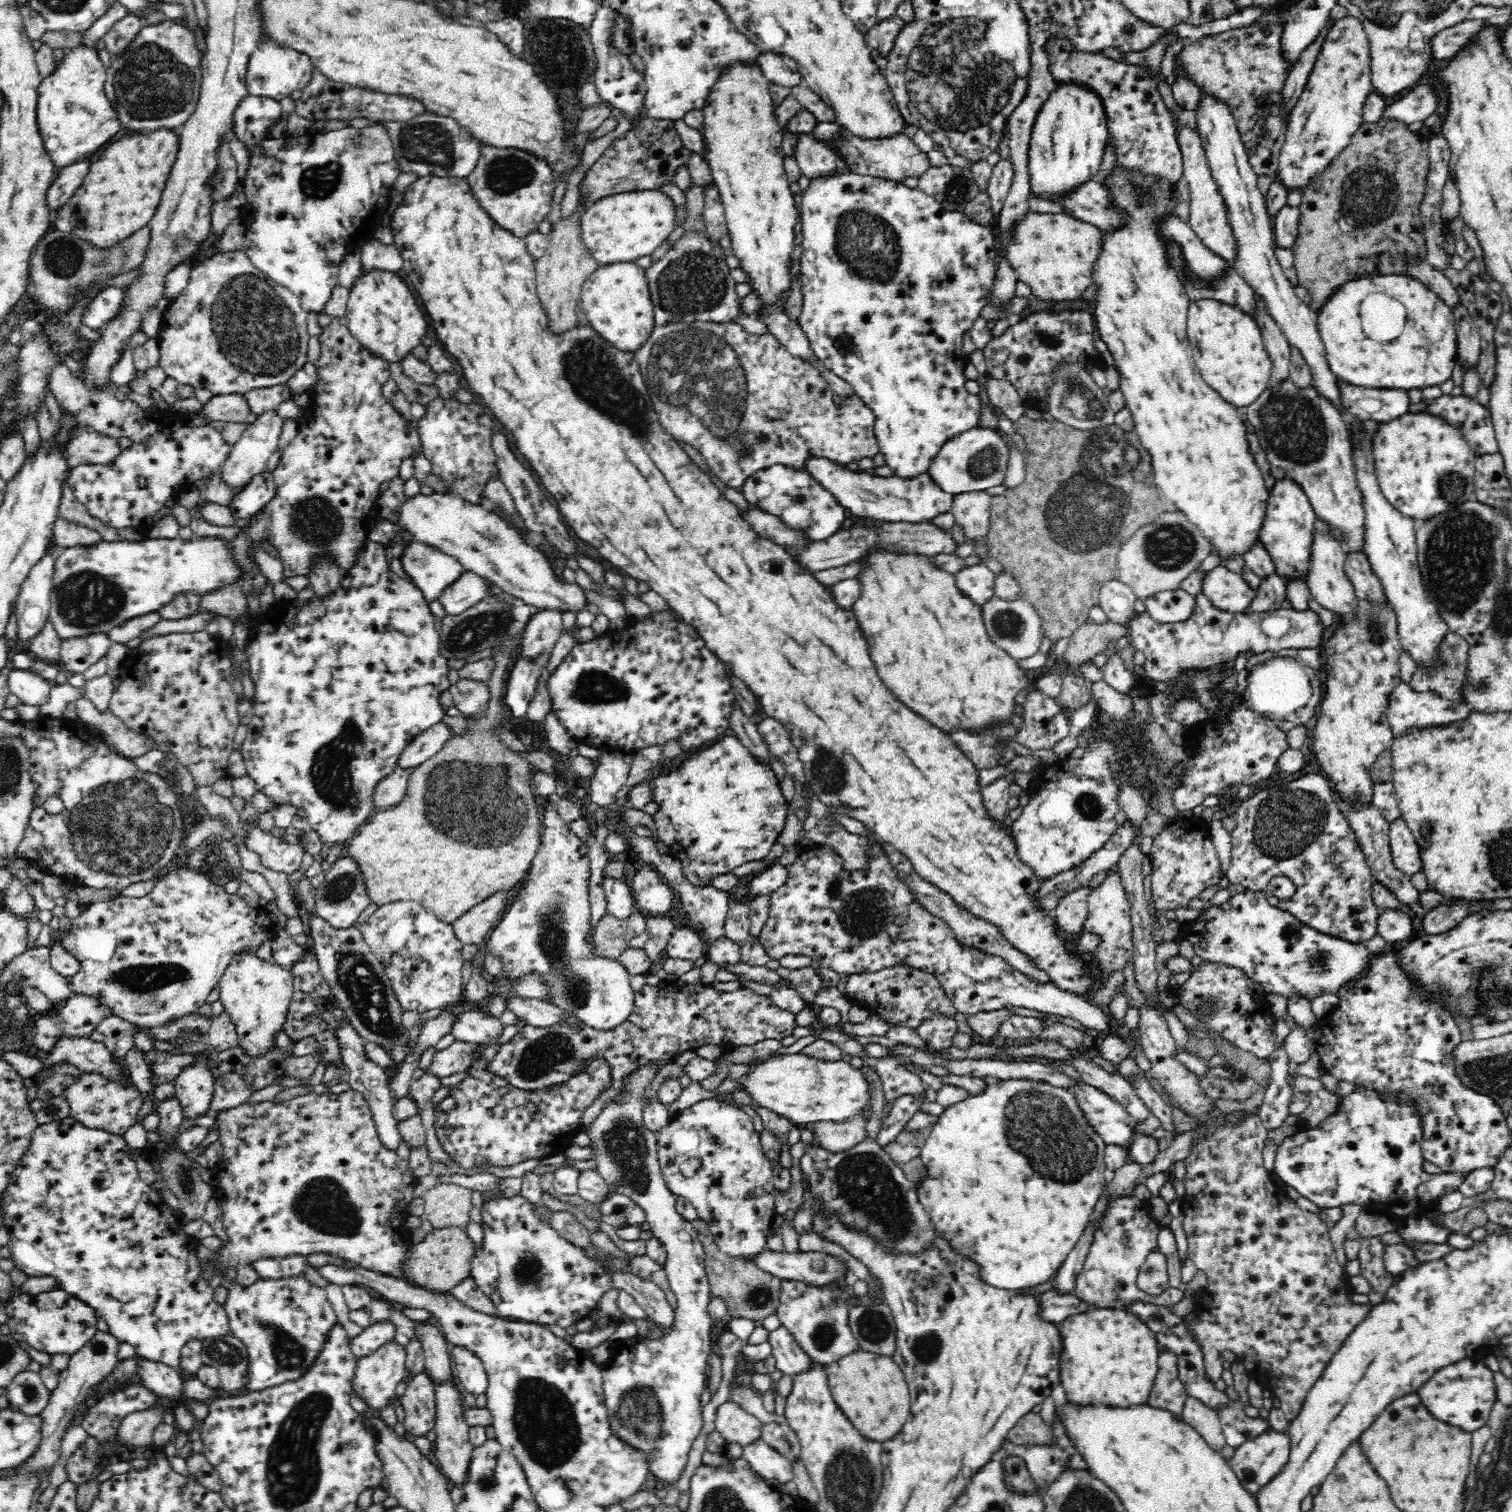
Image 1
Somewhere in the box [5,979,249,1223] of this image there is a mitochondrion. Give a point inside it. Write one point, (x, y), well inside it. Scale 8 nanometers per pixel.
(41, 1207)

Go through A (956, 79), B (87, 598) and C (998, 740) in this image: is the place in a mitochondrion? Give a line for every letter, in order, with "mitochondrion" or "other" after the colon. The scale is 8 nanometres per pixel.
A: mitochondrion
B: mitochondrion
C: mitochondrion

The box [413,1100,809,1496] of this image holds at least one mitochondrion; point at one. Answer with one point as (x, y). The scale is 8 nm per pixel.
(544, 1422)

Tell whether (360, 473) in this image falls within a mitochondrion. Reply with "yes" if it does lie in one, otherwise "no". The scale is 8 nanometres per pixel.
no

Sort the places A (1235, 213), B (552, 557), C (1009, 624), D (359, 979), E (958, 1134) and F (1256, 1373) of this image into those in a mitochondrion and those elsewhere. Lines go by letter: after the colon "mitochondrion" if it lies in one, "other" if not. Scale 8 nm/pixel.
A: other
B: other
C: mitochondrion
D: mitochondrion
E: other
F: other

